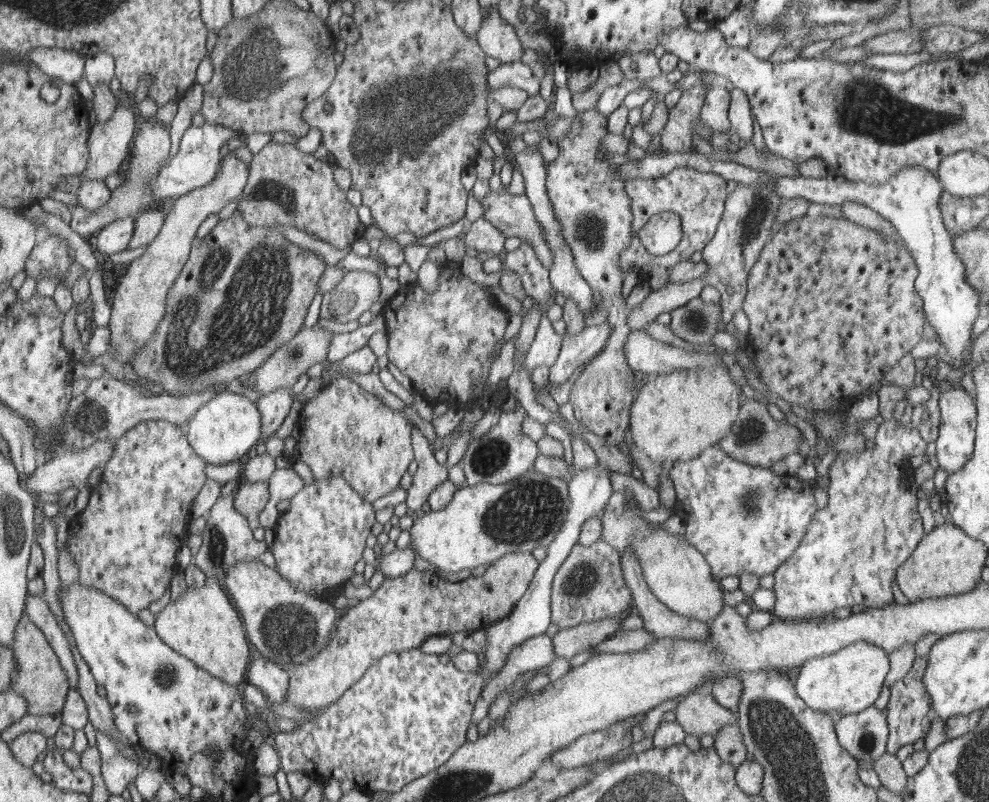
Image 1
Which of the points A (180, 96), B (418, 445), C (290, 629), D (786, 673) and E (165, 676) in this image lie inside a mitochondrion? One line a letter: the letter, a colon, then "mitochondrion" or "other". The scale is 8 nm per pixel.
A: other
B: other
C: mitochondrion
D: other
E: mitochondrion

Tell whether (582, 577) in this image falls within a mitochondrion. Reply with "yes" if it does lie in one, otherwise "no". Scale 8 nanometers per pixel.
yes

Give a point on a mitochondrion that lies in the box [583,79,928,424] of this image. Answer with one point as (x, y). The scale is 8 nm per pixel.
(752, 223)

